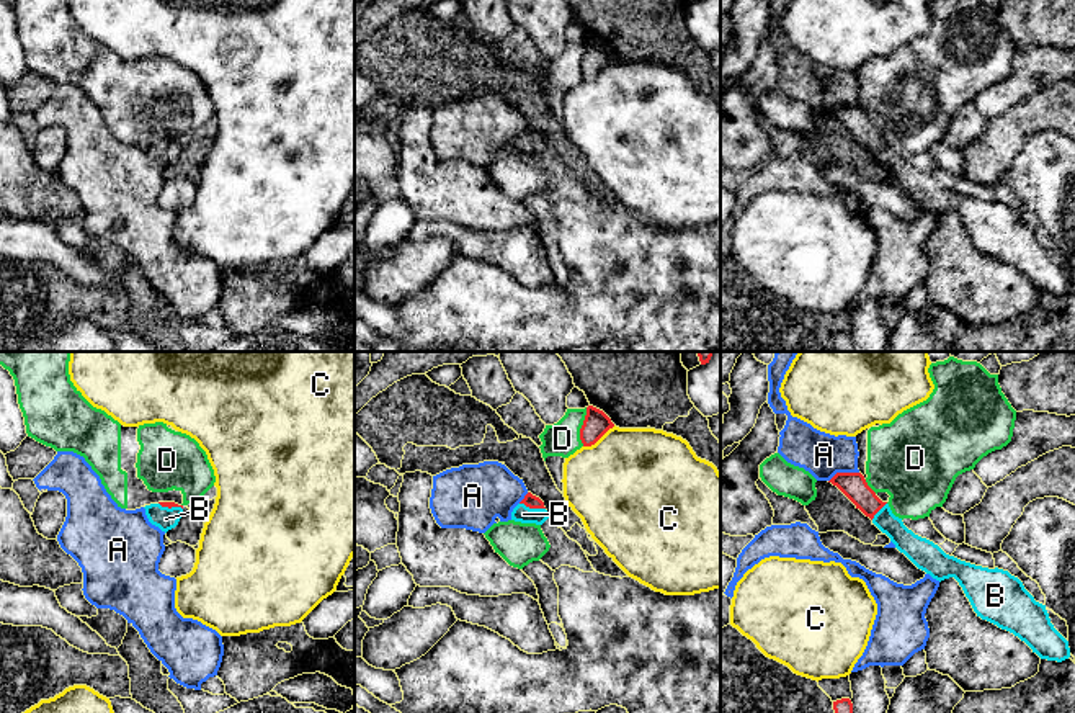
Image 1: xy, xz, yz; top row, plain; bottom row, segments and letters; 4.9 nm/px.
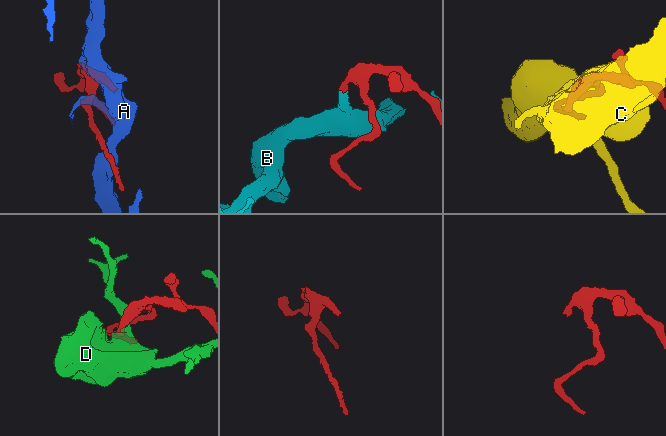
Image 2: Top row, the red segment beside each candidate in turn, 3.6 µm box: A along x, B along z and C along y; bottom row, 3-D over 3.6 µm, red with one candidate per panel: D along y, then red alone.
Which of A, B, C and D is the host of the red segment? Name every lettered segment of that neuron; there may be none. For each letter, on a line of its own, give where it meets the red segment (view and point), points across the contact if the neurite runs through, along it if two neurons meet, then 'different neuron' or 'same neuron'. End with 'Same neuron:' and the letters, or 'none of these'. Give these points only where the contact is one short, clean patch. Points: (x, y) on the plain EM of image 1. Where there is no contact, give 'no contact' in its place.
A: yz (843, 107) | different neuron
B: xz (533, 141) | across xz (530, 134), (533, 141), (523, 147) | same neuron
C: xz (598, 72) | different neuron
D: xz (582, 61) | different neuron
Same neuron: B

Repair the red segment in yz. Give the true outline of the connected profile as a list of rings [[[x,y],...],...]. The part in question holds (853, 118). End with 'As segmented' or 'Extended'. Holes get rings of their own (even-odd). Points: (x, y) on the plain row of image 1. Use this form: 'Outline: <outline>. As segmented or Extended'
Outline: [[[836,106],[828,116],[836,119],[872,157],[885,167],[895,182],[903,186],[918,203],[936,214],[954,211],[969,232],[974,245],[982,253],[1006,263],[1024,275],[1041,293],[1062,296],[1070,291],[1068,275],[1050,257],[1046,239],[1034,234],[1023,216],[1003,203],[988,203],[961,195],[946,188],[933,175],[915,168],[902,152],[895,150],[887,136],[882,136],[868,119],[861,106]]]. Extended

